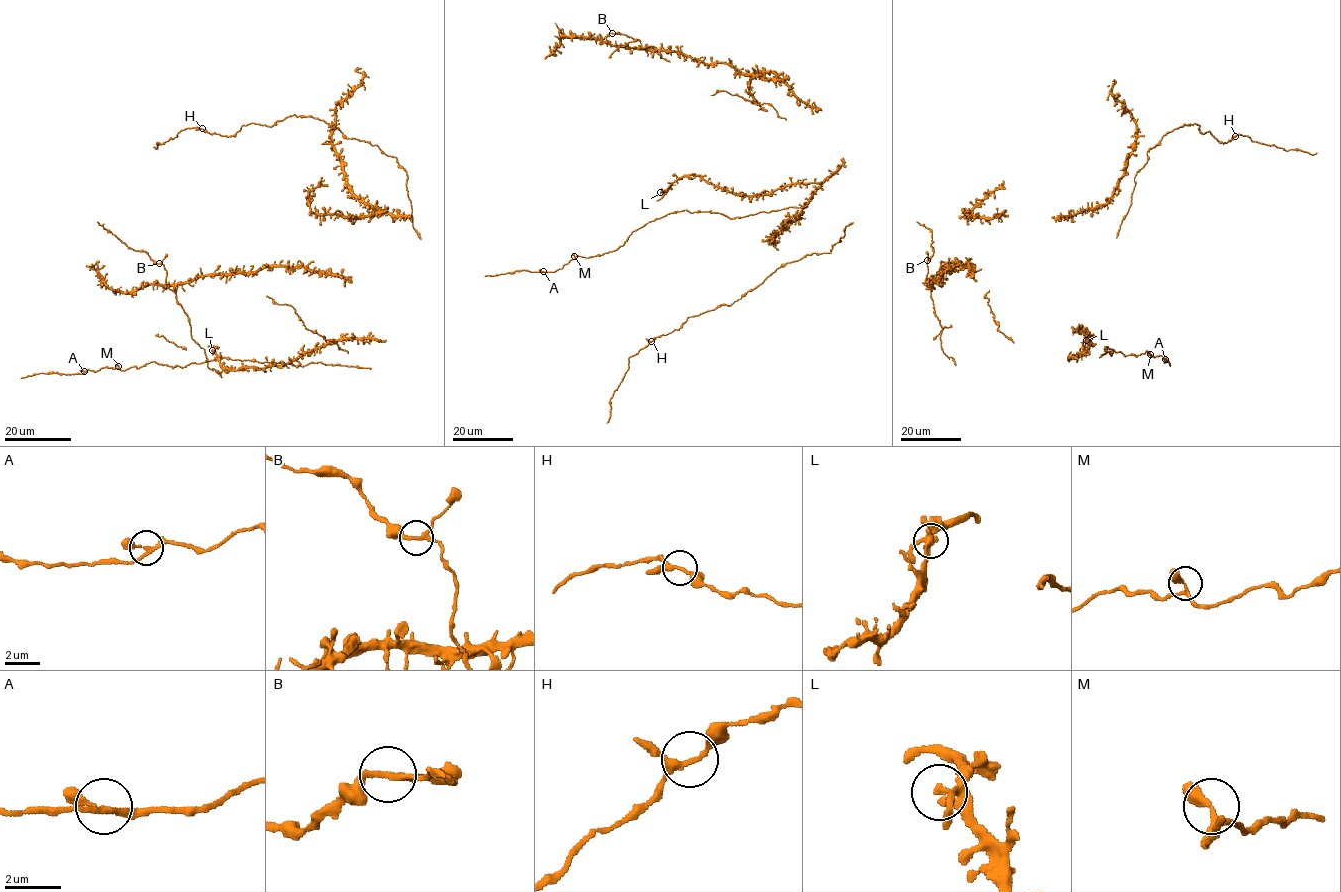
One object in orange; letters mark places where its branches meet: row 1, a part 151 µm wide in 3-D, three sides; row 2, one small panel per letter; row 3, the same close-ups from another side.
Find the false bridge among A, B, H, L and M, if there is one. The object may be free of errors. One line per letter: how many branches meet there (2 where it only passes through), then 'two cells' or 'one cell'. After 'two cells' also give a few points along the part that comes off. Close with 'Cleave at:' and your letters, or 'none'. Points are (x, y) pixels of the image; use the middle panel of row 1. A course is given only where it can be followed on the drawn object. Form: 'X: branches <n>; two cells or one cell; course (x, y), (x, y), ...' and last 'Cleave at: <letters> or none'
A: branches 3; one cell
B: branches 3; one cell
H: branches 3; one cell
L: branches 3; one cell
M: branches 3; one cell
Cleave at: none

